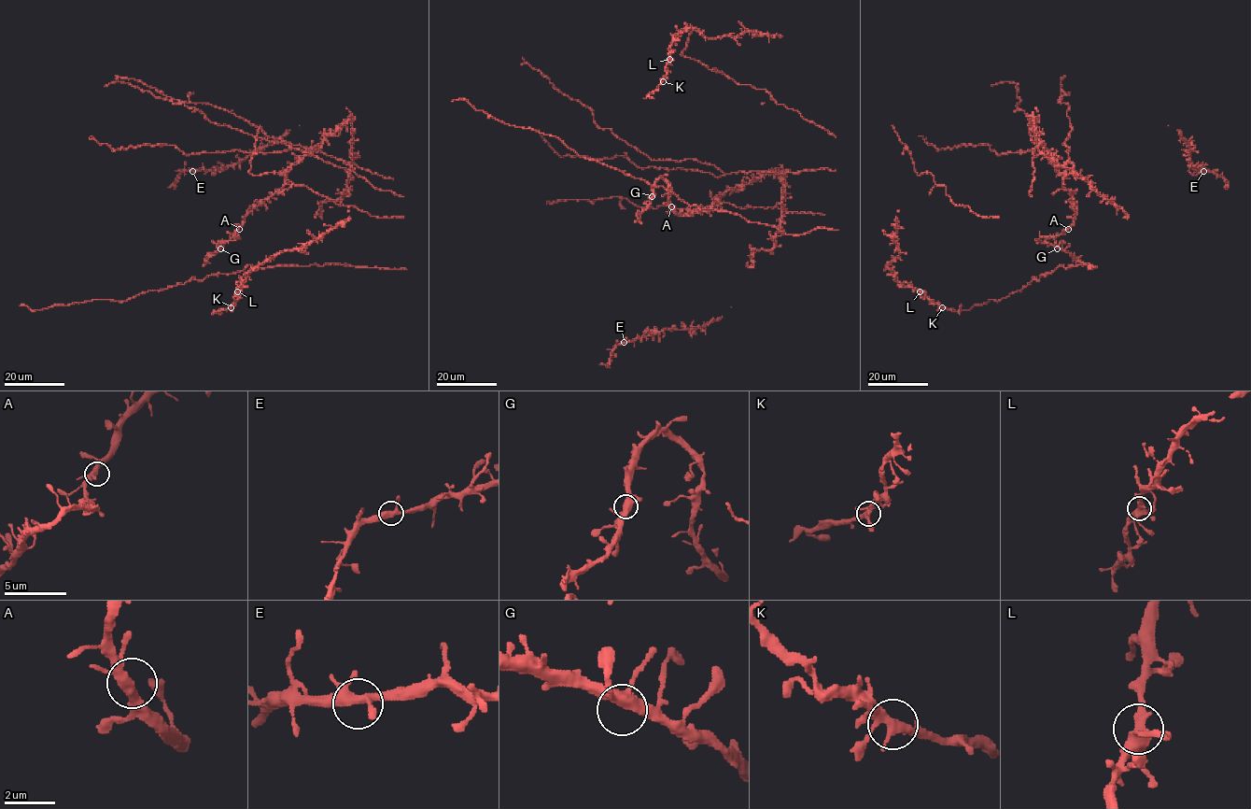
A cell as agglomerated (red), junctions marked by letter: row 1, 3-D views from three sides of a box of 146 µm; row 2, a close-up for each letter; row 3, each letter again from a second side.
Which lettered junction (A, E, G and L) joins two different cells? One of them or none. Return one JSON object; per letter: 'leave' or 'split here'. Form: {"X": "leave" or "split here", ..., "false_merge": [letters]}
{"A": "leave", "E": "leave", "G": "leave", "L": "leave", "false_merge": []}

